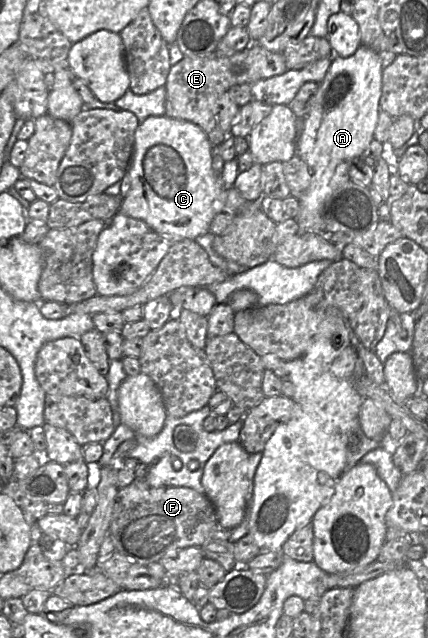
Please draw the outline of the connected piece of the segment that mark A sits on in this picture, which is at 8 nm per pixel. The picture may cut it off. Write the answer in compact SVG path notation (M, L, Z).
M363 44L350 57L333 56L309 112L303 119L300 119L301 131L297 140L297 156L306 163L310 172L309 186L299 199L300 210L297 222L301 233L329 235L325 234L324 208L339 187L349 180L348 171L352 161L360 157L374 140L374 131L380 114L382 70L379 54Z

